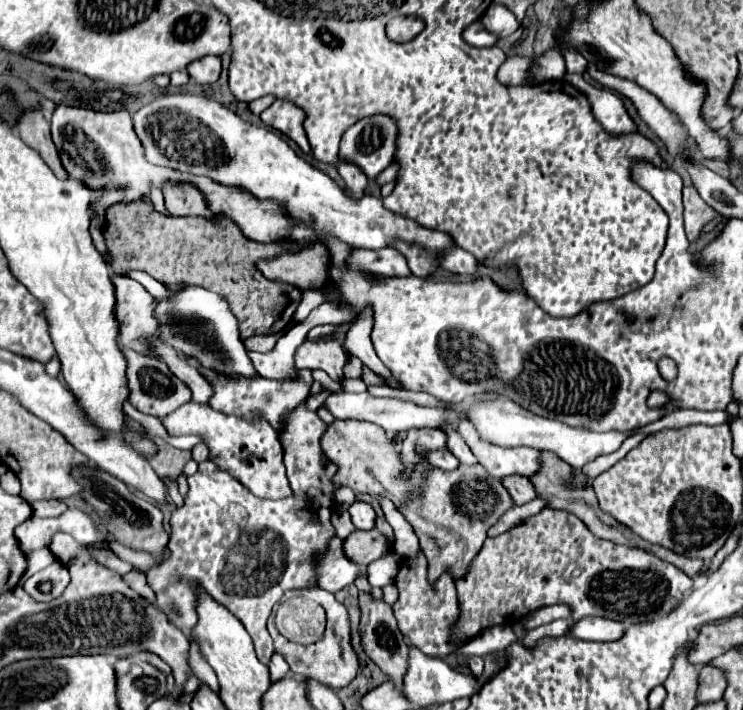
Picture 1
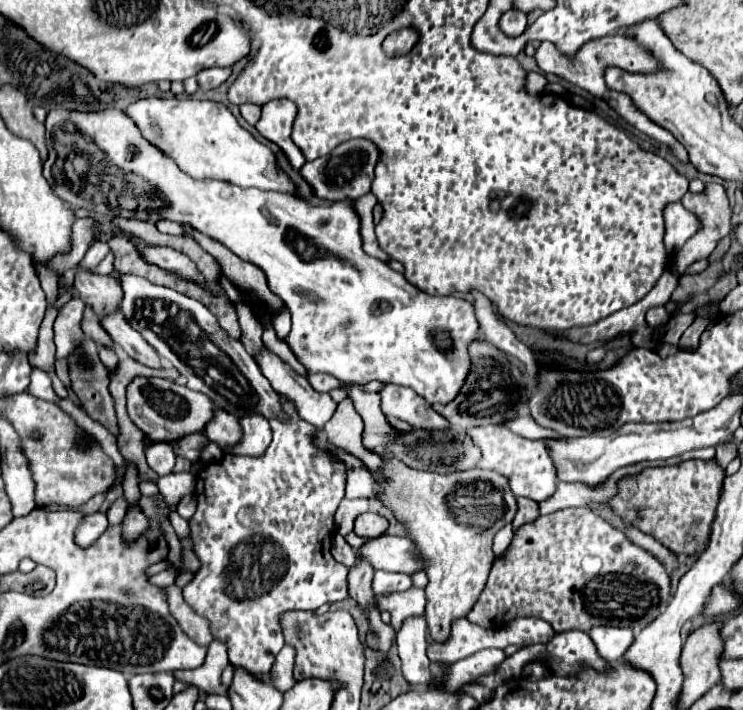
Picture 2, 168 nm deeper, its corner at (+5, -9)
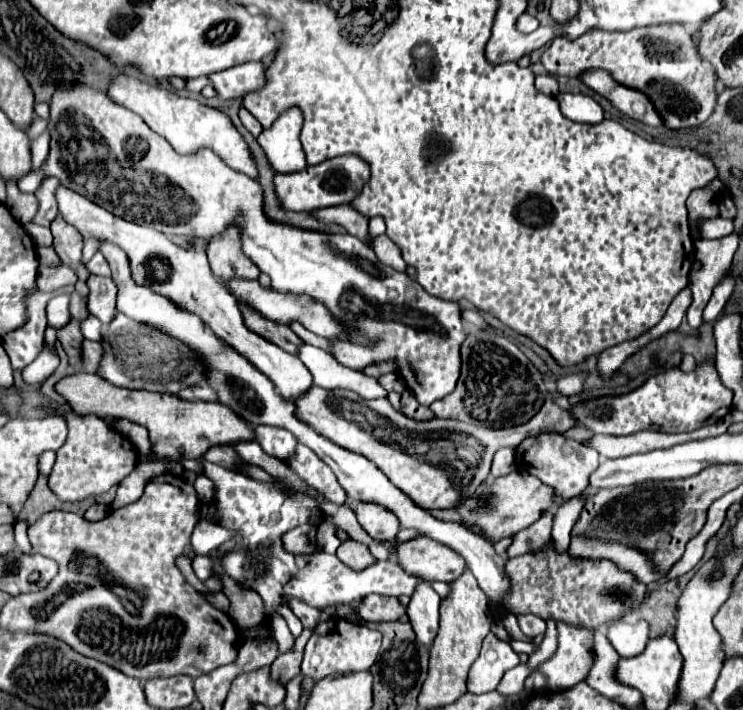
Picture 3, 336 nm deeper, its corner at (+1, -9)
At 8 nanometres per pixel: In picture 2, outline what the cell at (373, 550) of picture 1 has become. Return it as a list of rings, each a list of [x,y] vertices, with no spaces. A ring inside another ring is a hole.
[[[383,534],[379,538],[367,540],[361,548],[357,548],[357,554],[363,554],[363,558],[367,558],[367,562],[375,566],[375,570],[405,572],[405,574],[423,570],[423,562],[419,562],[415,546],[409,538]]]

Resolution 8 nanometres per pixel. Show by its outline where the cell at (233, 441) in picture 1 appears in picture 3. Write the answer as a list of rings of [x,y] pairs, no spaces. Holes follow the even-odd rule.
[[[257,426],[257,442],[270,456],[285,460],[293,455],[297,446],[297,438],[279,426]]]

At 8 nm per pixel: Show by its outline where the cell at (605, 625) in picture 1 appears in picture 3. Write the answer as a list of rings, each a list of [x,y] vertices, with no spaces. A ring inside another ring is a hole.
[[[619,620],[609,626],[607,638],[611,640],[611,644],[619,652],[619,656],[623,656],[623,658],[637,656],[645,650],[645,646],[649,642],[649,622],[639,620],[635,624],[629,624],[629,622]]]

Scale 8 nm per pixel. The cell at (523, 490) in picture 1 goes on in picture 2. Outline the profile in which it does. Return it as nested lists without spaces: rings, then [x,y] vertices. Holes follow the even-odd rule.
[[[517,498],[517,514],[513,520],[513,528],[519,528],[525,522],[533,522],[537,516],[537,502],[531,502],[529,498]]]

